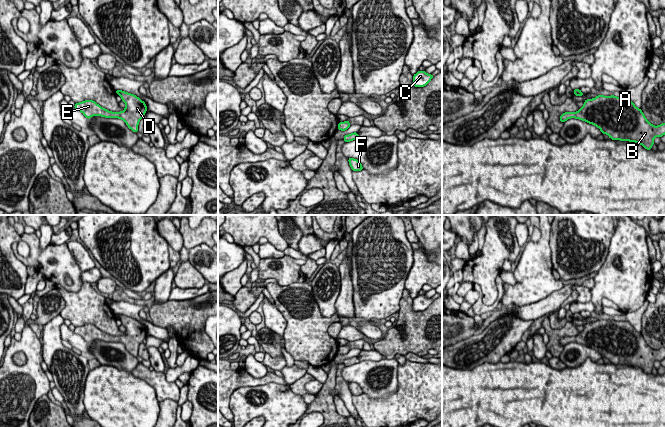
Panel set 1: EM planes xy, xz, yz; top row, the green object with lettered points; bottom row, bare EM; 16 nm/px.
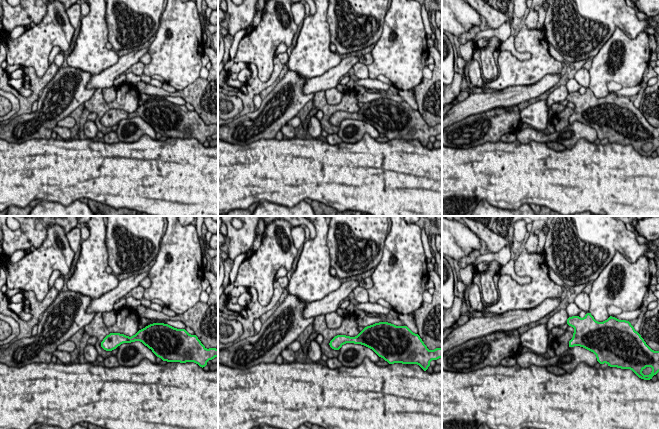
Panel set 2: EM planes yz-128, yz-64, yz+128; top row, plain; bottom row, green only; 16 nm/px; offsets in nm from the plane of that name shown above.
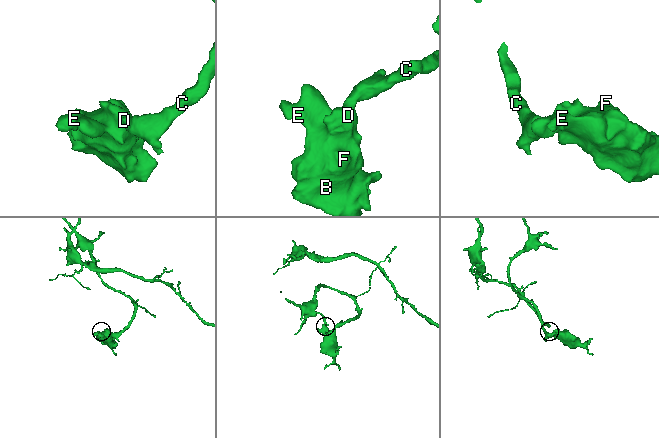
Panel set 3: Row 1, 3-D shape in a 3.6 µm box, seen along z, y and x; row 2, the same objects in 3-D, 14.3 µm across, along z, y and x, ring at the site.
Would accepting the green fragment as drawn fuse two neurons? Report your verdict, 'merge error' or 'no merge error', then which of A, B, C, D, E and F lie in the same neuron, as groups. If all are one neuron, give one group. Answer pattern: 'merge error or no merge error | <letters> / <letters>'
no merge error | A B C D E F

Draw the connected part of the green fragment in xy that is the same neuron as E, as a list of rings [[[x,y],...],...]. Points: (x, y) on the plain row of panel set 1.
[[[116,314],[122,325],[126,328],[126,331],[121,336],[111,336],[102,332],[93,324],[85,324],[83,326],[76,327],[74,332],[84,338],[87,343],[97,339],[105,342],[119,342],[125,345],[126,349],[133,356],[138,356],[139,345],[143,342],[147,335],[147,330],[144,325],[131,317]]]

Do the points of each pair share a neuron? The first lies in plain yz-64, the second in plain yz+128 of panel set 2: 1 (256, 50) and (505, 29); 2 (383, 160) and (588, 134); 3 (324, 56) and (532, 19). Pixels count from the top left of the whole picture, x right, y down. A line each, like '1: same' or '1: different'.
1: different
2: different
3: different

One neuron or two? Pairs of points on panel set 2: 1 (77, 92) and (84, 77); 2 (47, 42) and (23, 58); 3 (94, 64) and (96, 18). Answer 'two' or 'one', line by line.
1: one
2: one
3: one

